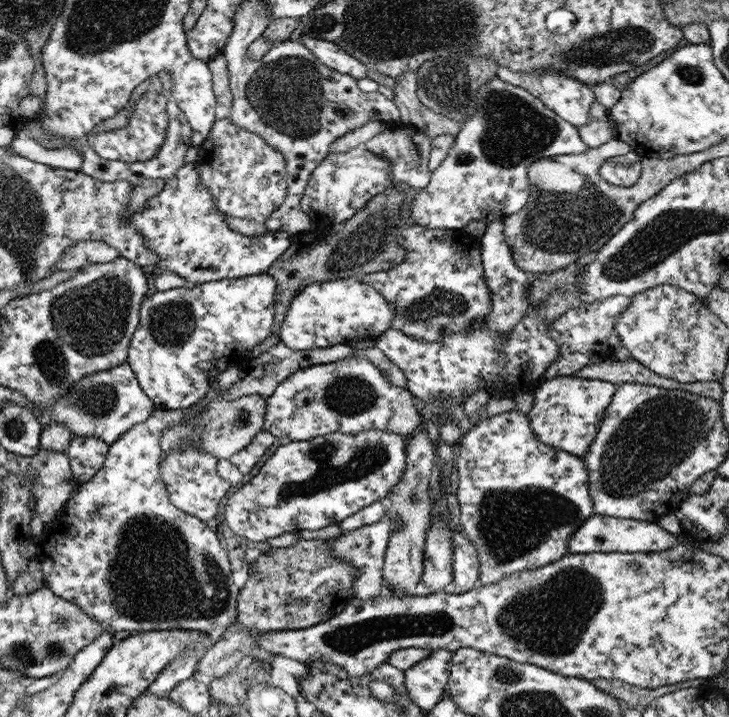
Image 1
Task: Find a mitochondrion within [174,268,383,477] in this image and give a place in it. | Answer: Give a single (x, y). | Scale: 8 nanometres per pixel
(350, 395)

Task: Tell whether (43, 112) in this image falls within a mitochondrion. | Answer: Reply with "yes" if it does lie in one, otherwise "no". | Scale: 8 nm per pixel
no

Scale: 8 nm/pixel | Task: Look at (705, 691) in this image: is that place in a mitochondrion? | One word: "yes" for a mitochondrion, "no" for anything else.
no

